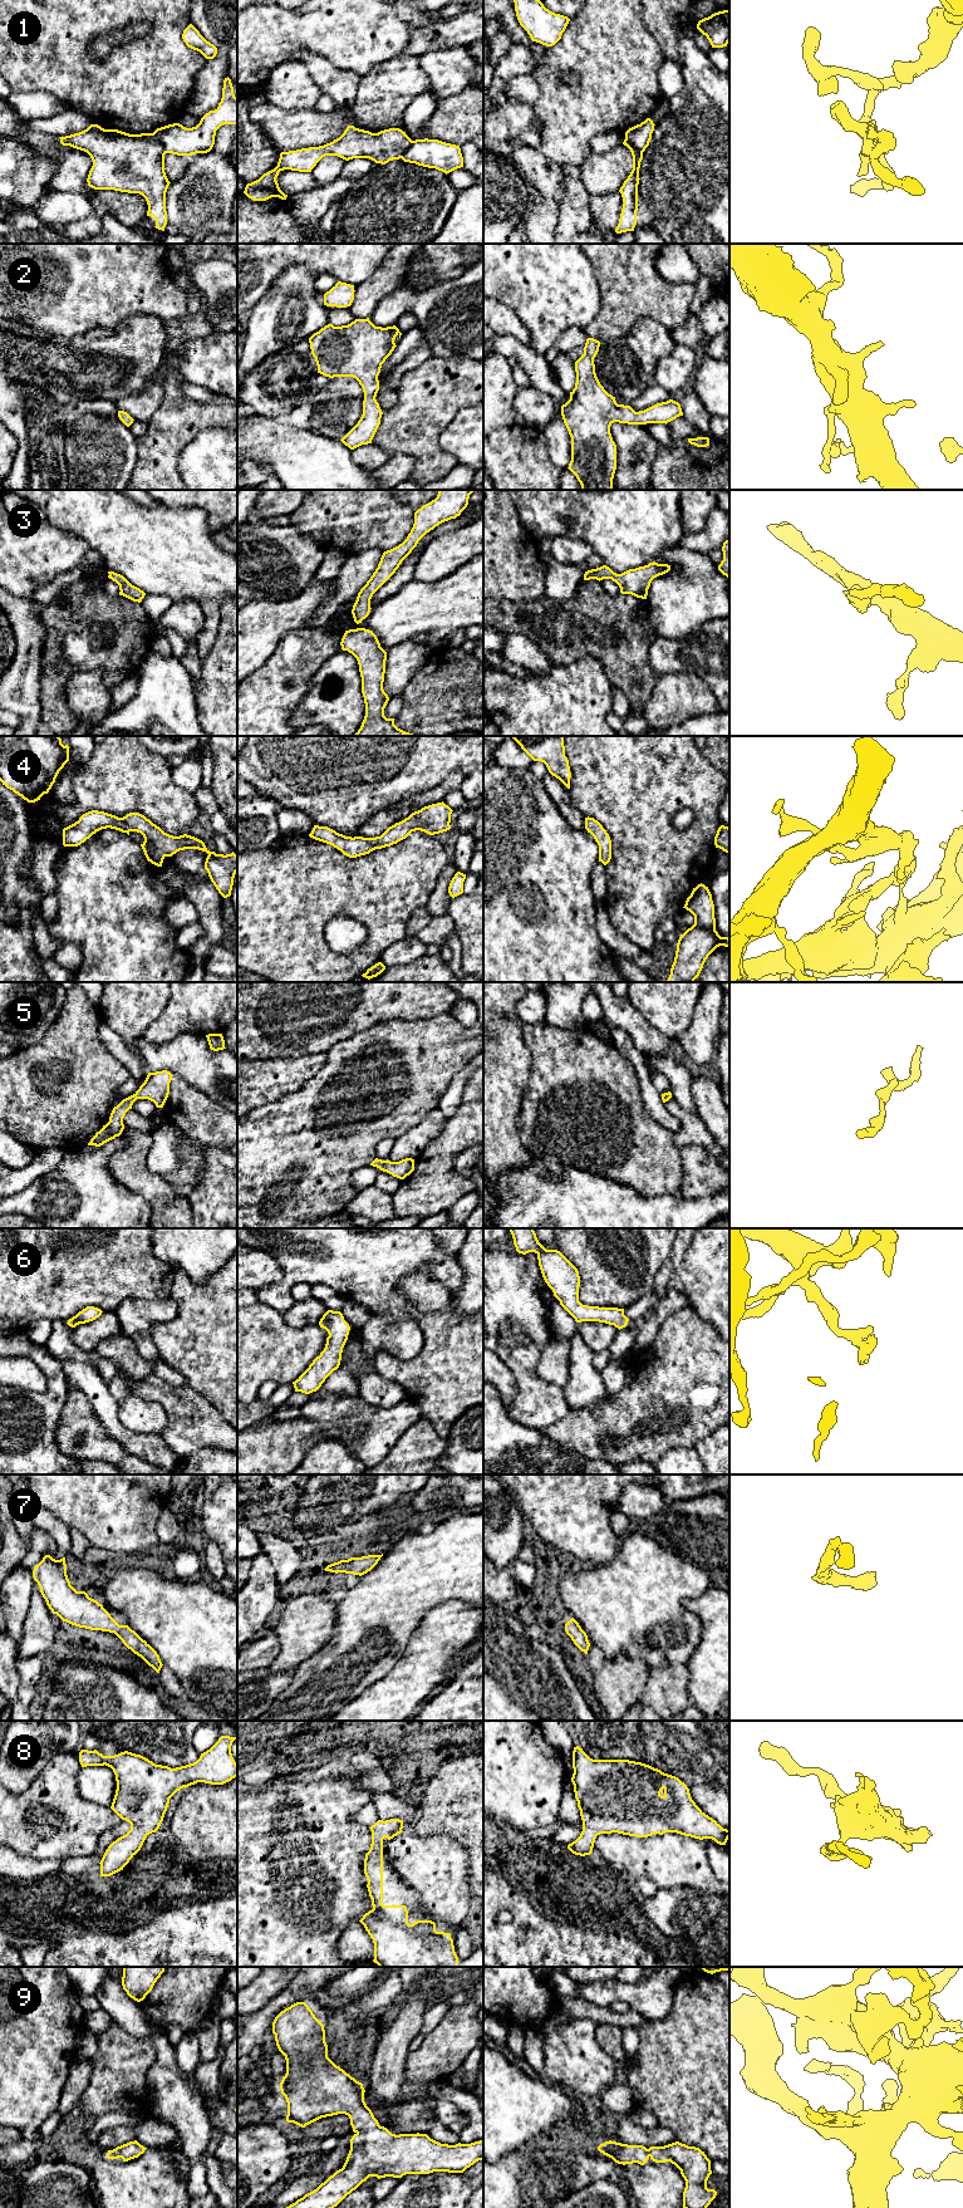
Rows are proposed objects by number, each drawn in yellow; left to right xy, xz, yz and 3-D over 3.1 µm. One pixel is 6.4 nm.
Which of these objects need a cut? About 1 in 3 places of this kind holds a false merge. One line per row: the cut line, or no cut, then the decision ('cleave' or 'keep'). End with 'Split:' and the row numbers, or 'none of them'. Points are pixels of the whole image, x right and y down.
1: cut in xy along (152, 133), (166, 152); cleave
2: no cut; keep
3: no cut; keep
4: no cut; keep
5: no cut; keep
6: no cut; keep
7: no cut; keep
8: no cut; keep
9: no cut; keep
Split: 1

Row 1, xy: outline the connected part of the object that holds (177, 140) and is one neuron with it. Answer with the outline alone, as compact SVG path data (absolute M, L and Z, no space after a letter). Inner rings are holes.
M229 77L223 80L218 107L206 113L196 127L186 128L173 123L157 128L153 134L161 141L166 153L192 156L210 152L216 131L223 124L237 124L237 98Z

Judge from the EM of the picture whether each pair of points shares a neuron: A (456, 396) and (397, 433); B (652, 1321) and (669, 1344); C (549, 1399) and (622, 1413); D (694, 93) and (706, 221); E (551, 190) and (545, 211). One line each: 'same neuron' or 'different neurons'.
A: same neuron
B: different neurons
C: different neurons
D: same neuron
E: different neurons

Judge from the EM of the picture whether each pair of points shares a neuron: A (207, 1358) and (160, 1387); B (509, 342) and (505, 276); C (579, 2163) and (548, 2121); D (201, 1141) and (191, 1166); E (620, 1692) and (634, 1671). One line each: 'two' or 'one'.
A: two
B: two
C: two
D: one
E: one

